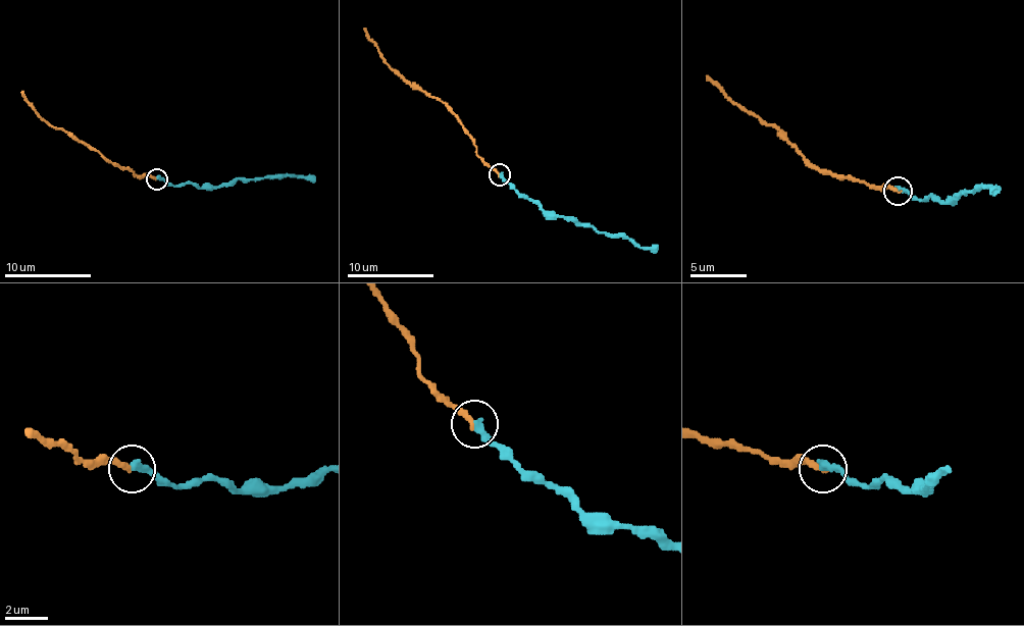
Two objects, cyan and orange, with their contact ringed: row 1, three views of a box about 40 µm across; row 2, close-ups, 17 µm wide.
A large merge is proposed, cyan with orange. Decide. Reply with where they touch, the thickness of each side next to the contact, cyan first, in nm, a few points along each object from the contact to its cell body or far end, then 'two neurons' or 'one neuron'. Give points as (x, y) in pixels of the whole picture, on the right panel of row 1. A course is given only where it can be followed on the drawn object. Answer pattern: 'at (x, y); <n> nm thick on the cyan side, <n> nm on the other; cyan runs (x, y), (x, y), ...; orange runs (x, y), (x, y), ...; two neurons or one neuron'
at (898, 191); 400 nm thick on the cyan side, 320 nm on the other; cyan runs (898, 190), (917, 199), (931, 196), (945, 201), (979, 187), (993, 190), (990, 193); orange runs (898, 190), (872, 187), (821, 173), (772, 124), (764, 124), (707, 76); one neuron

